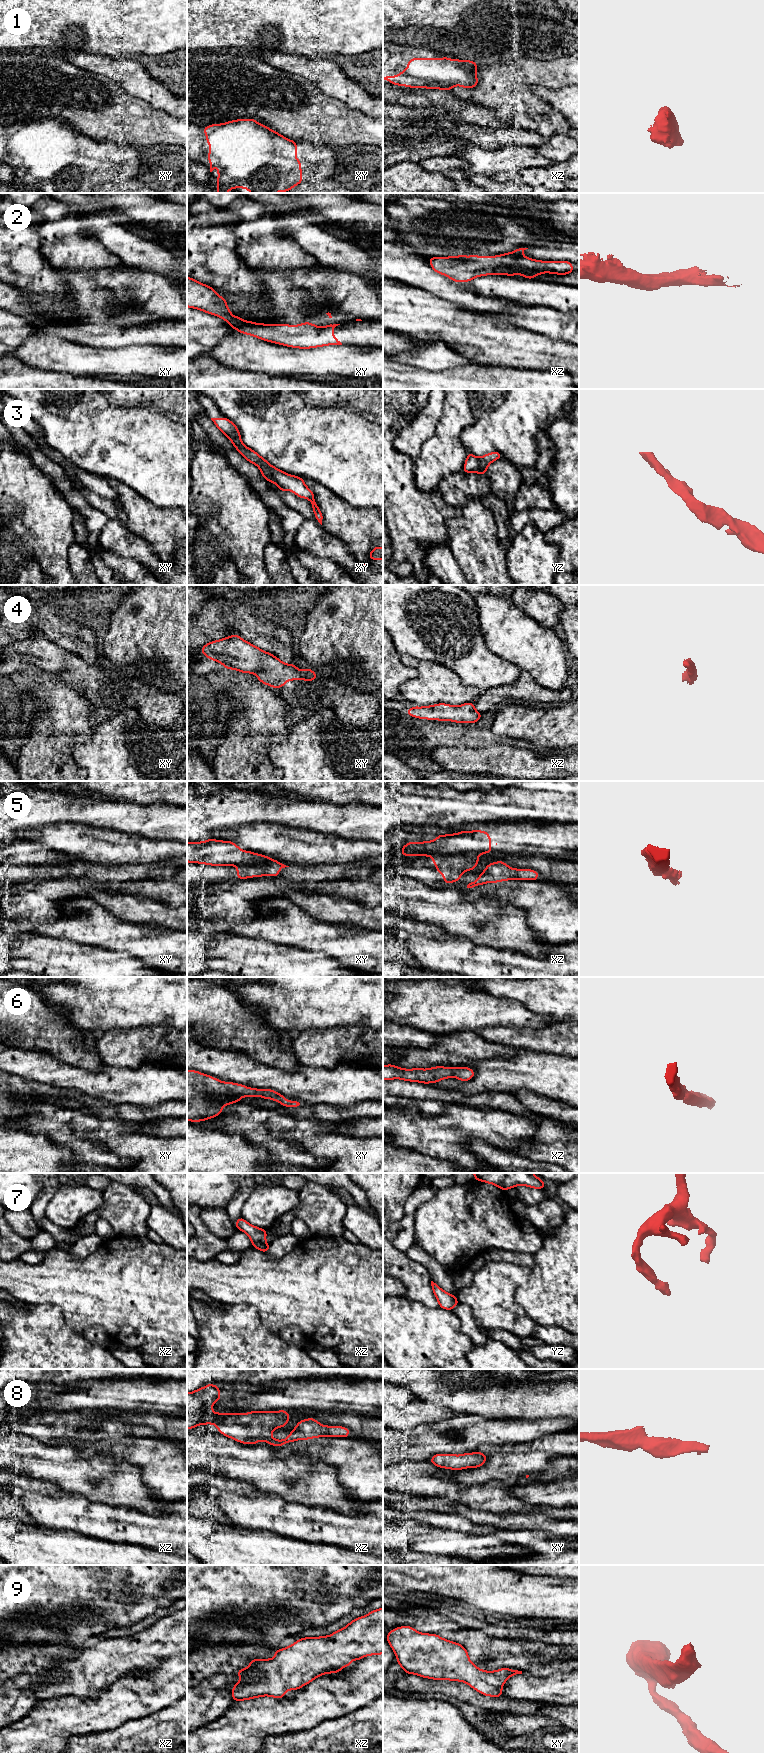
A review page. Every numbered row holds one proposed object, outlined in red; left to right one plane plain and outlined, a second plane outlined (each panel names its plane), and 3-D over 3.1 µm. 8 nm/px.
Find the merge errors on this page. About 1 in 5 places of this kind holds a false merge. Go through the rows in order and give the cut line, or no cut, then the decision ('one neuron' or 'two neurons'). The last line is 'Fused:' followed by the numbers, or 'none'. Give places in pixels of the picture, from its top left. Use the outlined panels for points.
1: no cut | one neuron
2: no cut | one neuron
3: no cut | one neuron
4: no cut | one neuron
5: xy (237, 867), (243, 864), (272, 862), (281, 867) | two neurons
6: no cut | one neuron
7: no cut | one neuron
8: no cut | one neuron
9: no cut | one neuron
Fused: 5

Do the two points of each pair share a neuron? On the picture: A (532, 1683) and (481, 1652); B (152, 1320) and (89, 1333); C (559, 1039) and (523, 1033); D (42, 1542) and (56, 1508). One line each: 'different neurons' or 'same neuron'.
A: different neurons
B: different neurons
C: same neuron
D: different neurons

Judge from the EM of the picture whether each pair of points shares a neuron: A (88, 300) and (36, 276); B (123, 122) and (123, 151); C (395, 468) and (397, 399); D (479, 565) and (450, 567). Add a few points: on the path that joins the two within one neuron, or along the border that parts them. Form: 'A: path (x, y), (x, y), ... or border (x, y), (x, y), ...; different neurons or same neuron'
A: border (65, 273), (68, 293), (65, 296), (46, 294); different neurons
B: border (102, 142), (129, 144), (136, 148); different neurons
C: border (401, 408), (406, 409); different neurons
D: border (448, 546), (464, 574); different neurons

